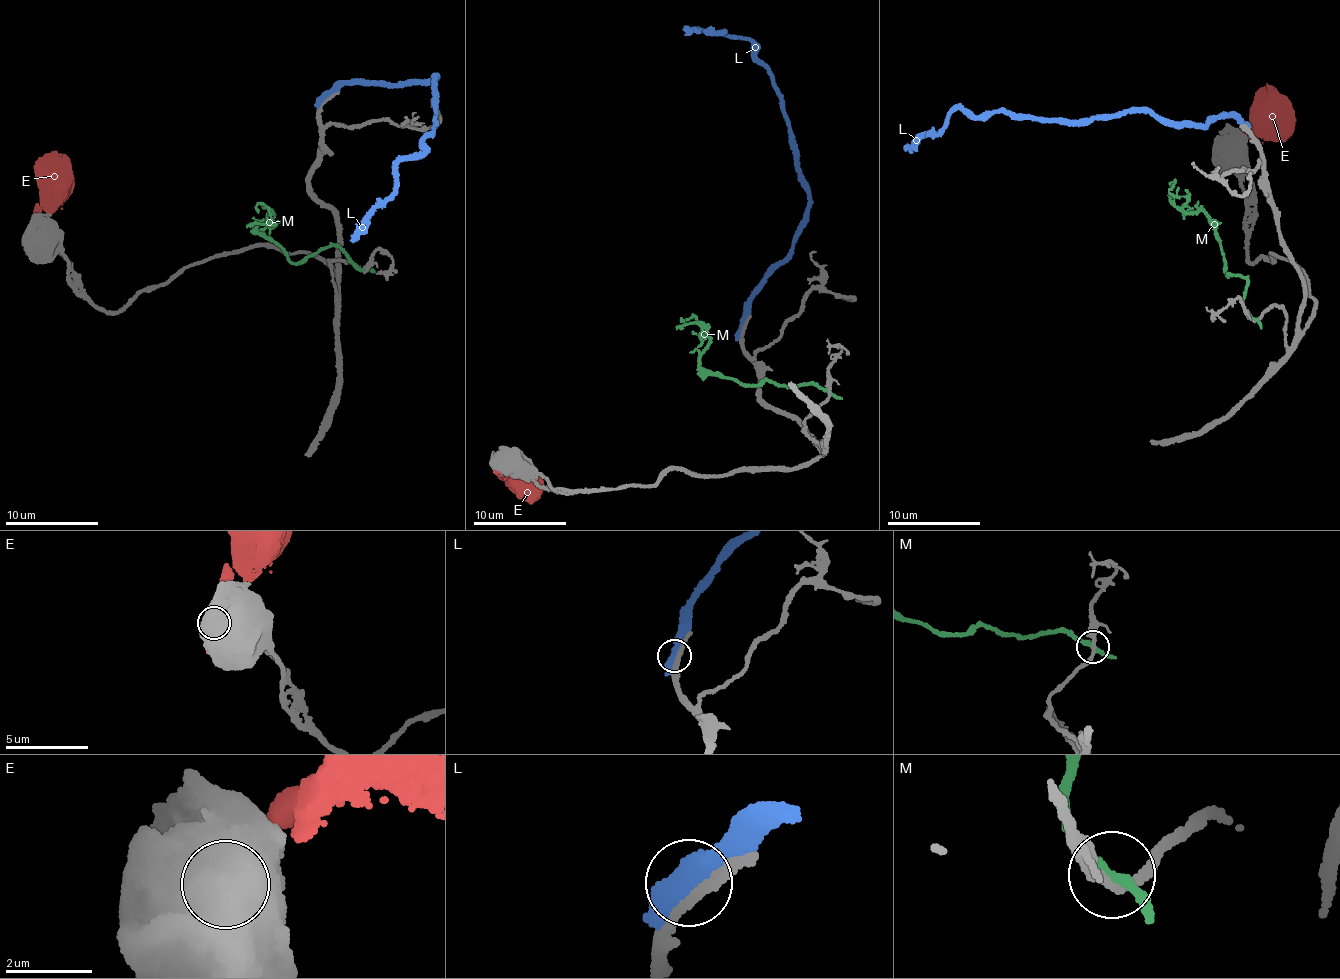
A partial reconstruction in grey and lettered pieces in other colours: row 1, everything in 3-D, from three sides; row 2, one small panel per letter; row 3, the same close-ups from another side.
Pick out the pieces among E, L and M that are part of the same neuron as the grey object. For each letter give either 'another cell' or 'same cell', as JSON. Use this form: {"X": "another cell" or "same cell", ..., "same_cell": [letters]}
{"E": "another cell", "L": "another cell", "M": "another cell", "same_cell": []}

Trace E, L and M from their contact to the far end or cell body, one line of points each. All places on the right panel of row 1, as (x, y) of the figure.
E: (1235, 149), (1266, 107), (1278, 101), (1282, 94)
L: (1246, 129), (1229, 117), (1204, 127), (1158, 120), (1148, 111), (1046, 121), (971, 114), (962, 107), (905, 149)
M: (1252, 317), (1243, 296), (1246, 279), (1226, 272), (1215, 226), (1203, 212), (1188, 212), (1173, 182), (1171, 188)

